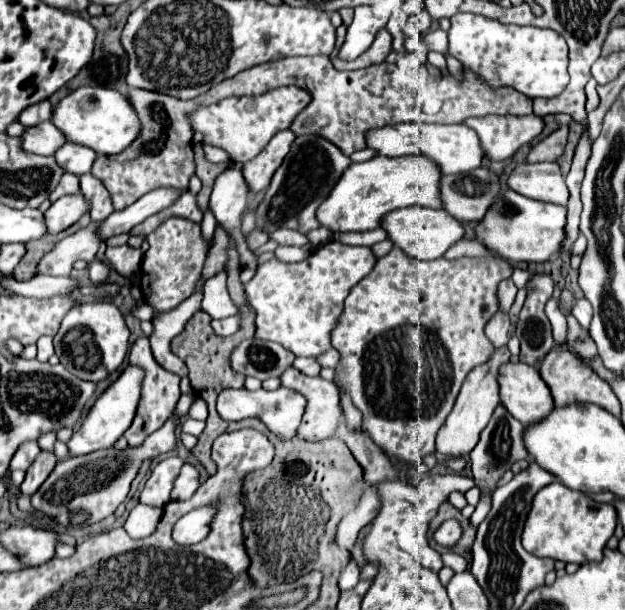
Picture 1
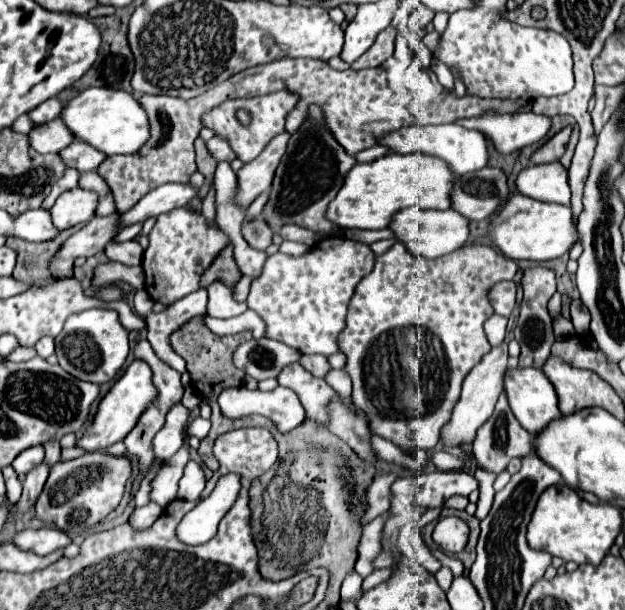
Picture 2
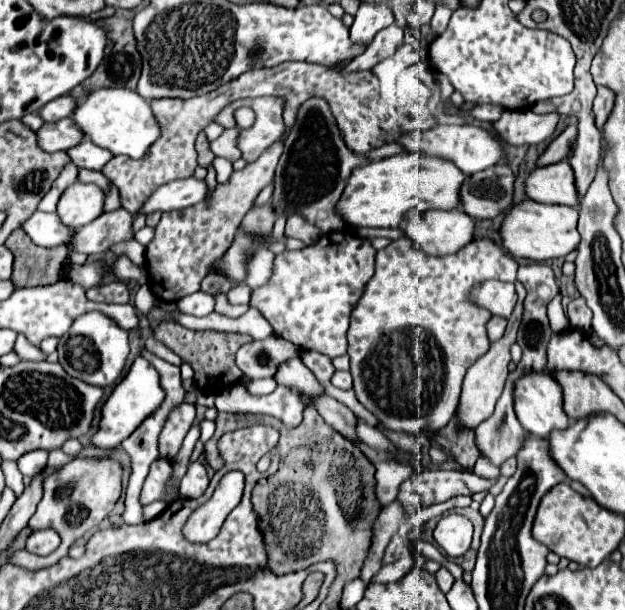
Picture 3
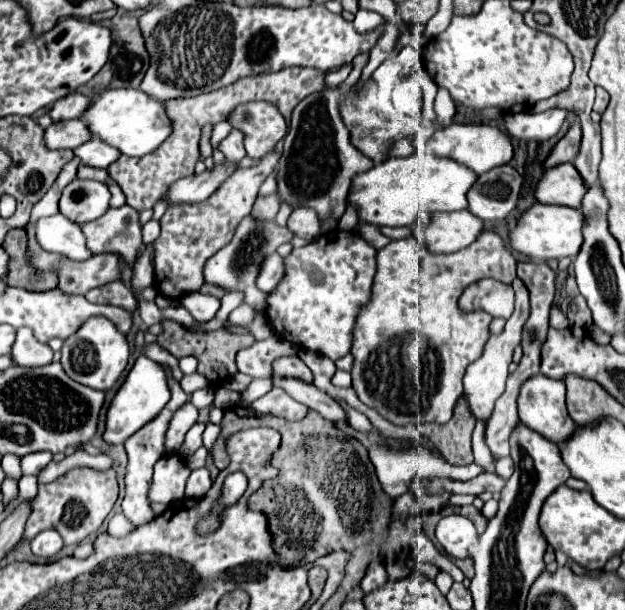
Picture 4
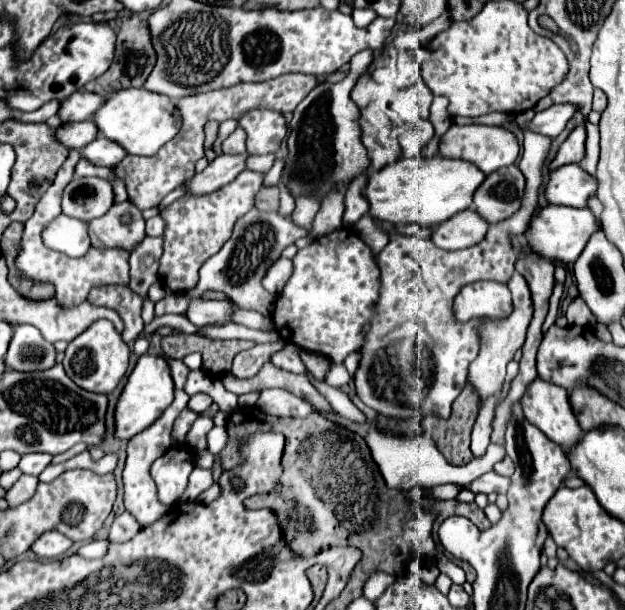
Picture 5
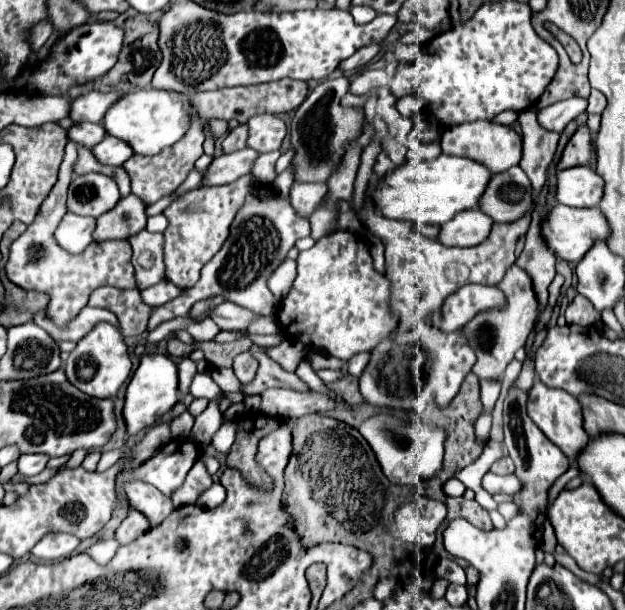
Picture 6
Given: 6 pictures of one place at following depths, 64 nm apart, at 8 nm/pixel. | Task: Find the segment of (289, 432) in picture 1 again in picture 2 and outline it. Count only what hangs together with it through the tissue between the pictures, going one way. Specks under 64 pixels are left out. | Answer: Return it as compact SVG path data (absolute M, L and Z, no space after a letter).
M234 386L222 390L218 396L218 406L228 418L242 418L250 414L262 414L276 422L280 432L290 432L304 420L302 404L290 388L278 386L272 392L248 390L244 386Z

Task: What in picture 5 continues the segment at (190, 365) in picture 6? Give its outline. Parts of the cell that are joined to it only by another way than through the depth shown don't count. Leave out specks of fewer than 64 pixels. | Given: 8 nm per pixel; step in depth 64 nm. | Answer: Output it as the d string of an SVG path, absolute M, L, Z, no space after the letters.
M166 358L166 360L168 360L168 364L170 364L170 368L172 368L172 378L174 378L176 388L178 388L178 390L184 388L184 382L186 382L186 376L190 373L190 369L183 361L172 360L172 358Z

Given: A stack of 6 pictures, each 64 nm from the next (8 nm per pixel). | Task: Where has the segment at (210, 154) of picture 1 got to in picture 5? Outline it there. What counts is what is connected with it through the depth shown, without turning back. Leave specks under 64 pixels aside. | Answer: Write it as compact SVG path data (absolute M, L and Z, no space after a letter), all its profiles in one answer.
M238 126L224 142L222 142L222 152L224 154L242 154L246 152L246 132Z

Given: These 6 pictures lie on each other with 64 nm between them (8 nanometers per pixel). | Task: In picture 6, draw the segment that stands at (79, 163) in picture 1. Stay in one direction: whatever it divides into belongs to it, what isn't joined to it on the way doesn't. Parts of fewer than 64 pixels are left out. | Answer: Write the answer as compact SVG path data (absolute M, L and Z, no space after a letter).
M106 136L98 146L92 148L94 156L108 166L122 166L130 156L134 156L134 150L130 144L122 144L116 136Z

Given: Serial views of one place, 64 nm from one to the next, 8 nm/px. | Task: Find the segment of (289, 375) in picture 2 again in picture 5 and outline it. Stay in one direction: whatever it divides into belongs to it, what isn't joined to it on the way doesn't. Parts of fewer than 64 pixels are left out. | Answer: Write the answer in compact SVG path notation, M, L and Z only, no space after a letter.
M286 344L282 352L276 352L272 358L272 364L294 374L306 374L306 366L300 360L300 348L294 344Z

